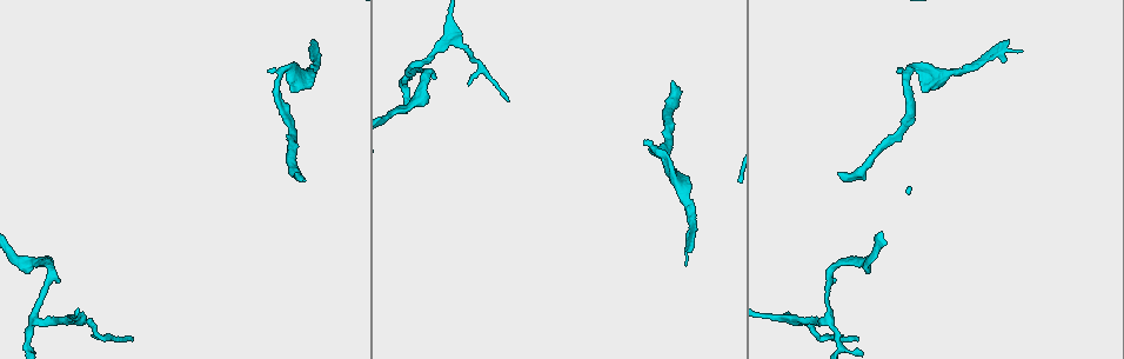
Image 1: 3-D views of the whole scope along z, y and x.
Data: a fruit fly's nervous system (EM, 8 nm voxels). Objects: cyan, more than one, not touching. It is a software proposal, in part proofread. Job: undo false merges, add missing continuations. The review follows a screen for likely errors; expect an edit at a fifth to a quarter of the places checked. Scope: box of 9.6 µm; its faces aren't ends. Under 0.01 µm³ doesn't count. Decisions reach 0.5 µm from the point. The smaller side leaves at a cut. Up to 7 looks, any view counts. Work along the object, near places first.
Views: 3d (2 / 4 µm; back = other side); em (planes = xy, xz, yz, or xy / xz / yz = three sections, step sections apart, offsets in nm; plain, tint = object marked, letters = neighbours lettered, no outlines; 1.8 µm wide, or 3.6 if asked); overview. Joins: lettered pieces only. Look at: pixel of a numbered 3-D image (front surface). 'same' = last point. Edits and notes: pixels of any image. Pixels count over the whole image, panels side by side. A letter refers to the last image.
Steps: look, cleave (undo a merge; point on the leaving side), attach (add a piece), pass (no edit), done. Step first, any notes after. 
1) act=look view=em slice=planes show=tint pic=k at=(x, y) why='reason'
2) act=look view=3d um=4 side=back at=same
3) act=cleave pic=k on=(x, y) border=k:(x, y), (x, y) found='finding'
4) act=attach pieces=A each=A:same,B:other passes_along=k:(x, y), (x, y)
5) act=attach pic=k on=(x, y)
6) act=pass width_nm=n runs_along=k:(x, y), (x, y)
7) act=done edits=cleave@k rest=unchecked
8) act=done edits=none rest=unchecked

act=look view=em slice=xz step=4 show=tint pic=1 at=(1023, 51) why='thin end'

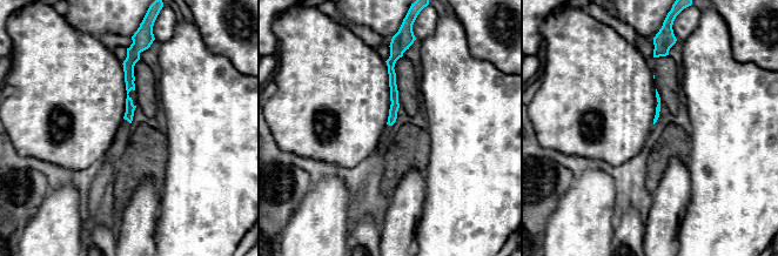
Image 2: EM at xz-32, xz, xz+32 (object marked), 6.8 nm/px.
act=look view=em slice=planes show=letters at=same

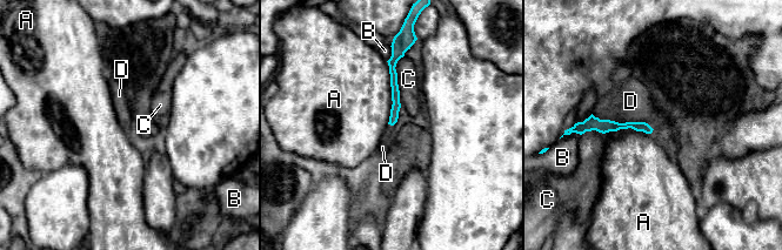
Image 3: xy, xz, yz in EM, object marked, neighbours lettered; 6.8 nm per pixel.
act=attach pic=3 on=(630, 101) each=A:other,B:other,C:other,D:same passes_along=3:(592, 123), (622, 123), (630, 101) found='the neuron continues'

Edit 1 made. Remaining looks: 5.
act=look view=em slice=planes show=tint pic=1 at=(917, 67) why='thick turns thin'

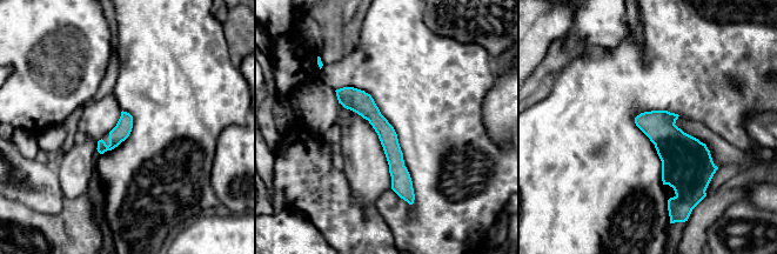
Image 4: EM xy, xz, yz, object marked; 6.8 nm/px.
act=look view=em slice=planes show=letters at=same why='what lies round it'

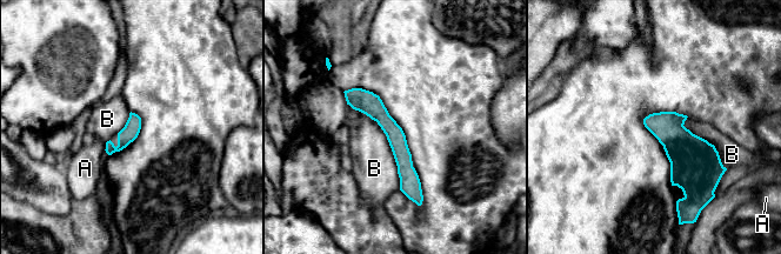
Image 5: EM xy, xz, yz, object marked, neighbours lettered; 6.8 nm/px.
act=pass each=A:other,B:other runs_along=5:(347, 93), (393, 131), (416, 198) found='one neuron here'

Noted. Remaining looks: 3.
act=look view=em um=3.6 slice=xy step=16 show=tint pic=1 at=(470, 84) why='tapers out'

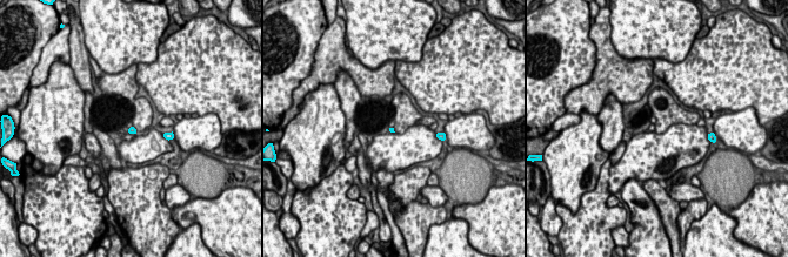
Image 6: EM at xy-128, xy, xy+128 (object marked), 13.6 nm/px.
act=look view=em um=3.6 slice=xy step=16 show=letters at=same why='see the neighbours'

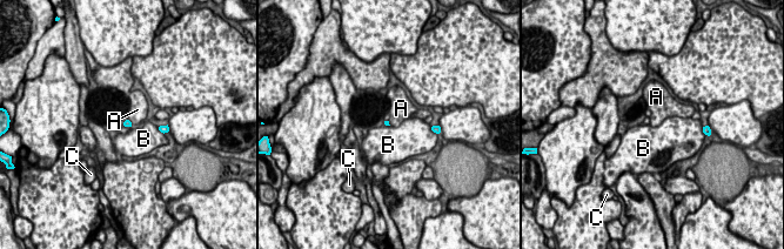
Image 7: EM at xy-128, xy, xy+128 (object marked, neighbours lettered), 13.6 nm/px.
act=pass each=A:other,B:other,C:other border=7:(128, 119), (132, 125) found='no lettered piece goes on from it'

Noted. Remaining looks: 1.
act=done edits=attach@3 rest=unchecked

